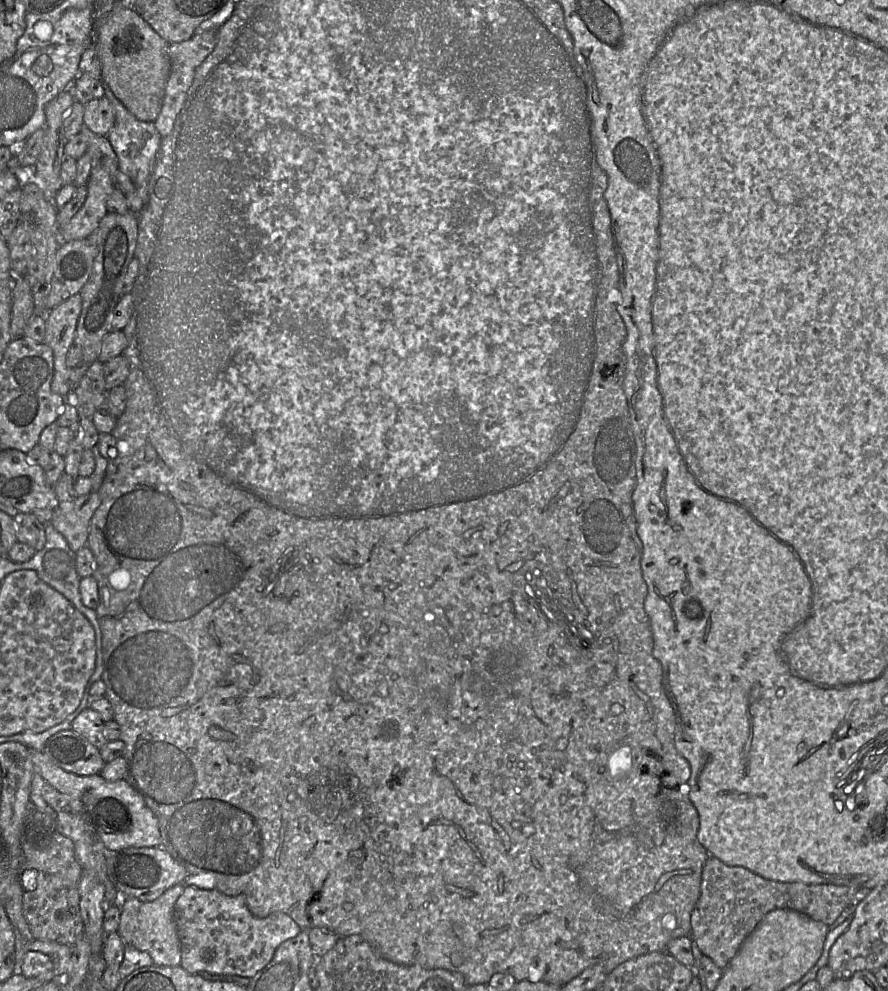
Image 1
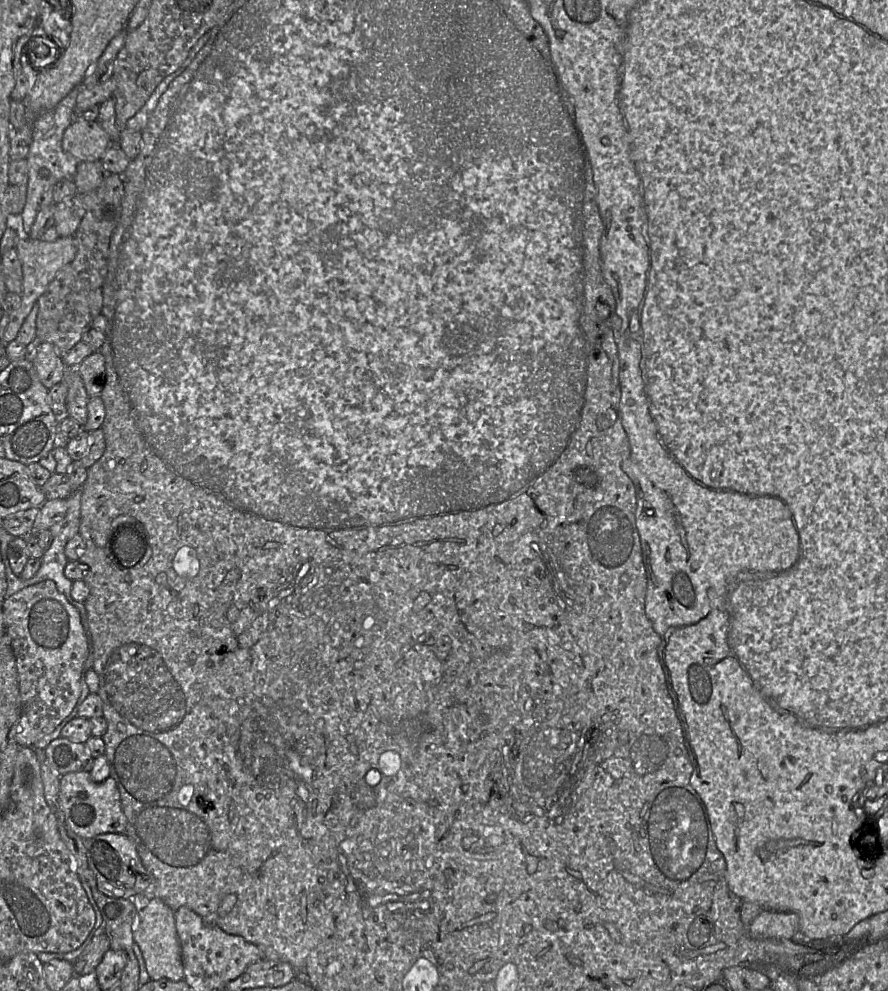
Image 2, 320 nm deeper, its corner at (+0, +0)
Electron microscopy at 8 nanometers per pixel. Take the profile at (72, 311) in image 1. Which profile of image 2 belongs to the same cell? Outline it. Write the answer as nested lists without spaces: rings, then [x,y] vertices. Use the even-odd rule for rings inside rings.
[[[41,343],[33,363],[40,381],[47,389],[50,390],[54,385],[64,381],[66,366],[51,343]]]

